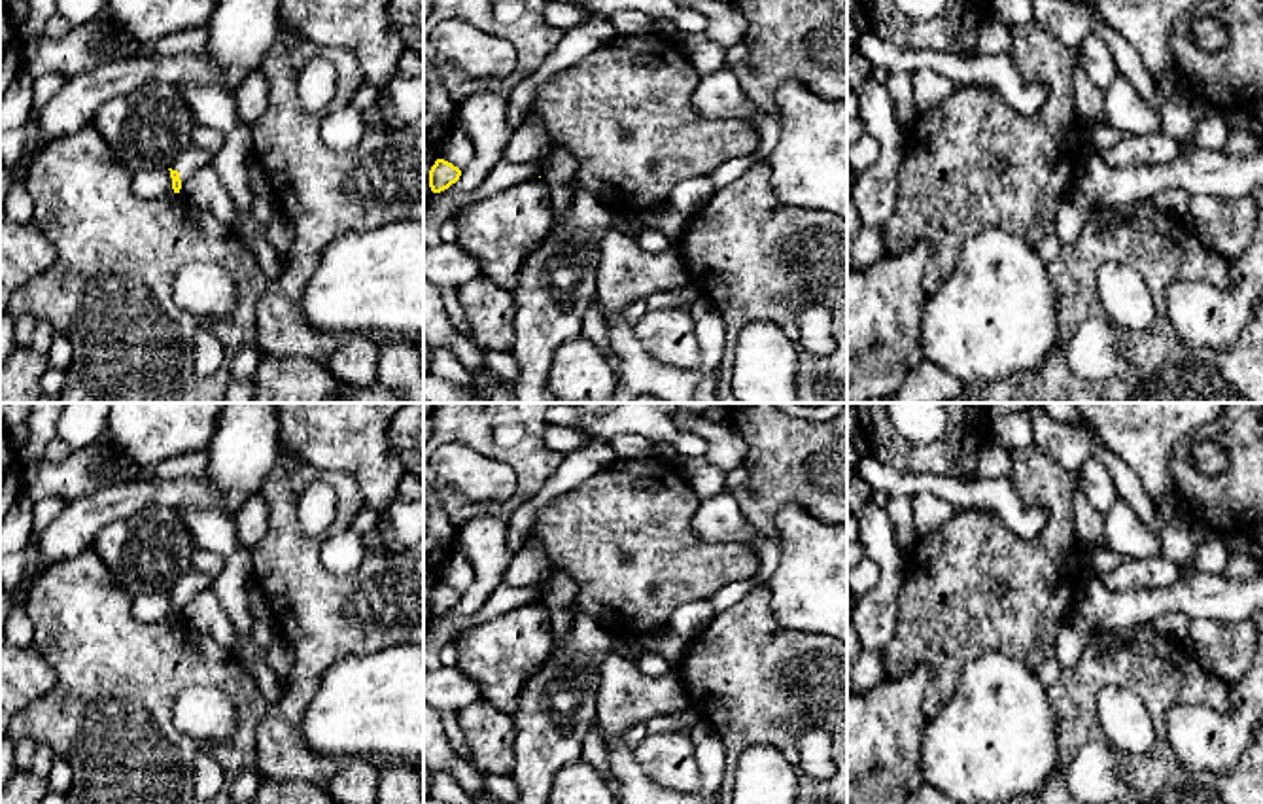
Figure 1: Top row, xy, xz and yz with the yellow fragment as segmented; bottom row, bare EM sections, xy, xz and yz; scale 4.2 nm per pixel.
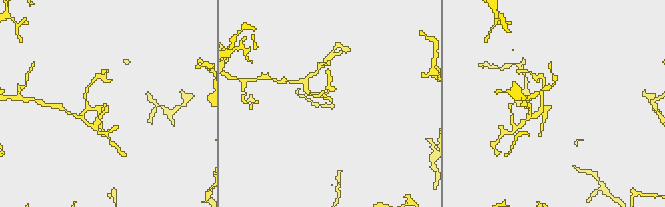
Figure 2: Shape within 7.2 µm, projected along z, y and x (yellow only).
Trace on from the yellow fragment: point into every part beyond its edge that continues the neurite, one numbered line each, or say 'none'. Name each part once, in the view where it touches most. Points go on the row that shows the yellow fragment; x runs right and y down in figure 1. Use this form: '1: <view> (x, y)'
1: xy (193, 157)

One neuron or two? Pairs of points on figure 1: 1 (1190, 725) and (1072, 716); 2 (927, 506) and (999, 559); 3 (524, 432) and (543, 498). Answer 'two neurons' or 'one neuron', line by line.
1: two neurons
2: two neurons
3: two neurons

